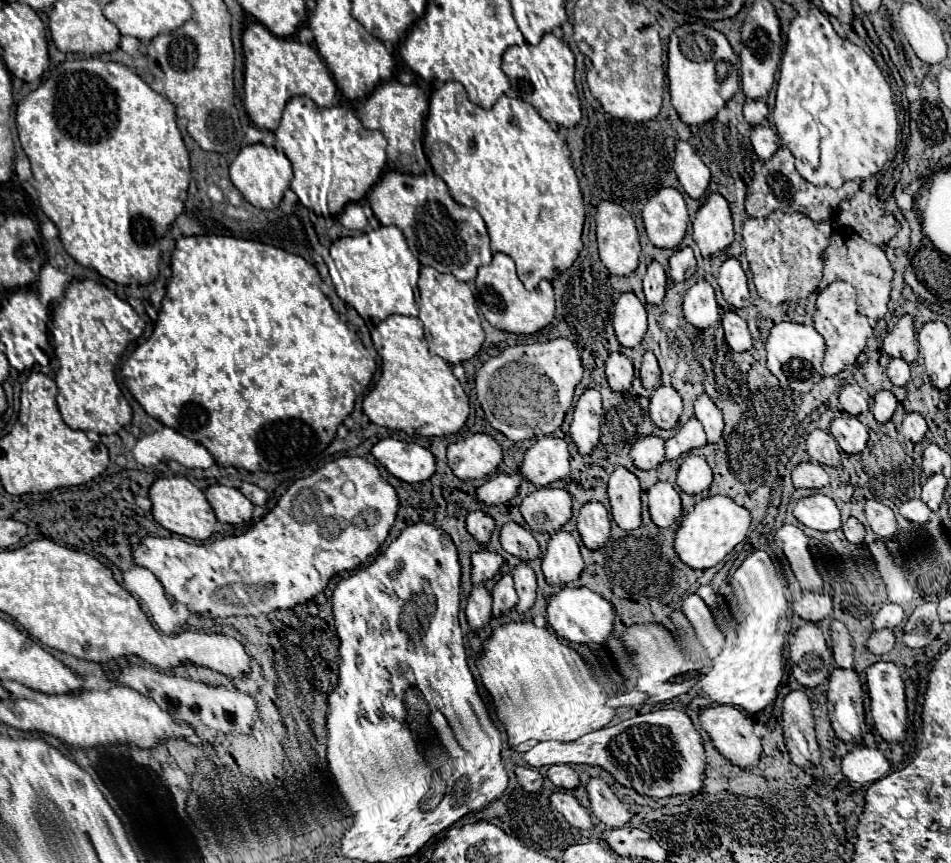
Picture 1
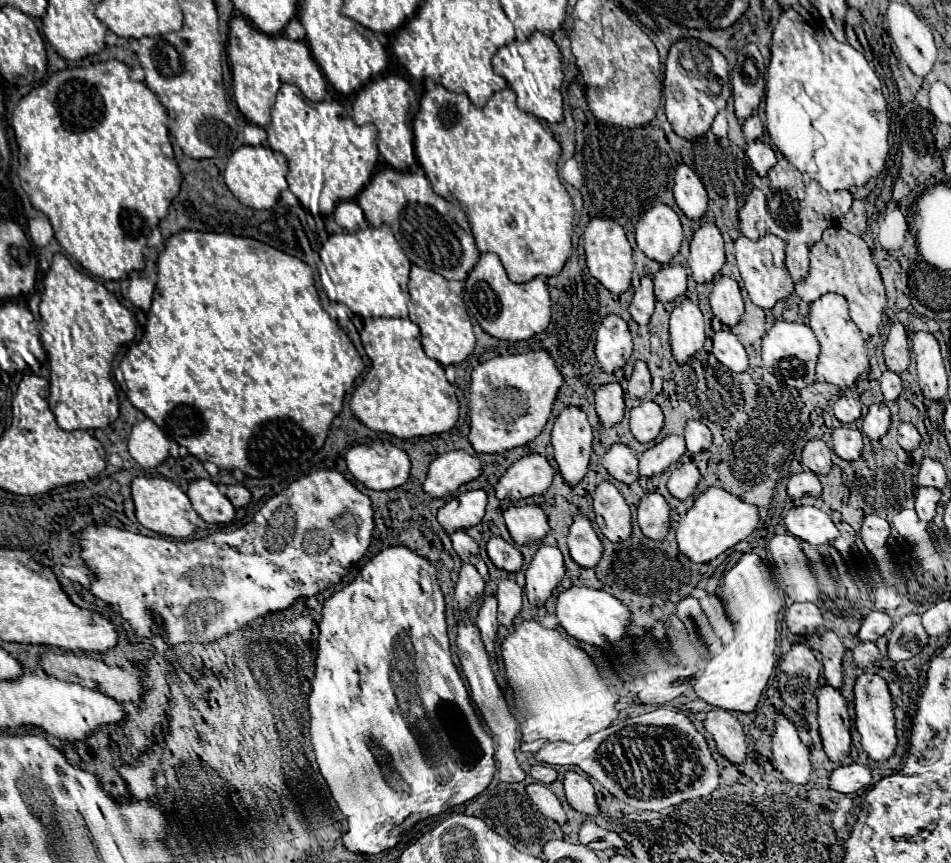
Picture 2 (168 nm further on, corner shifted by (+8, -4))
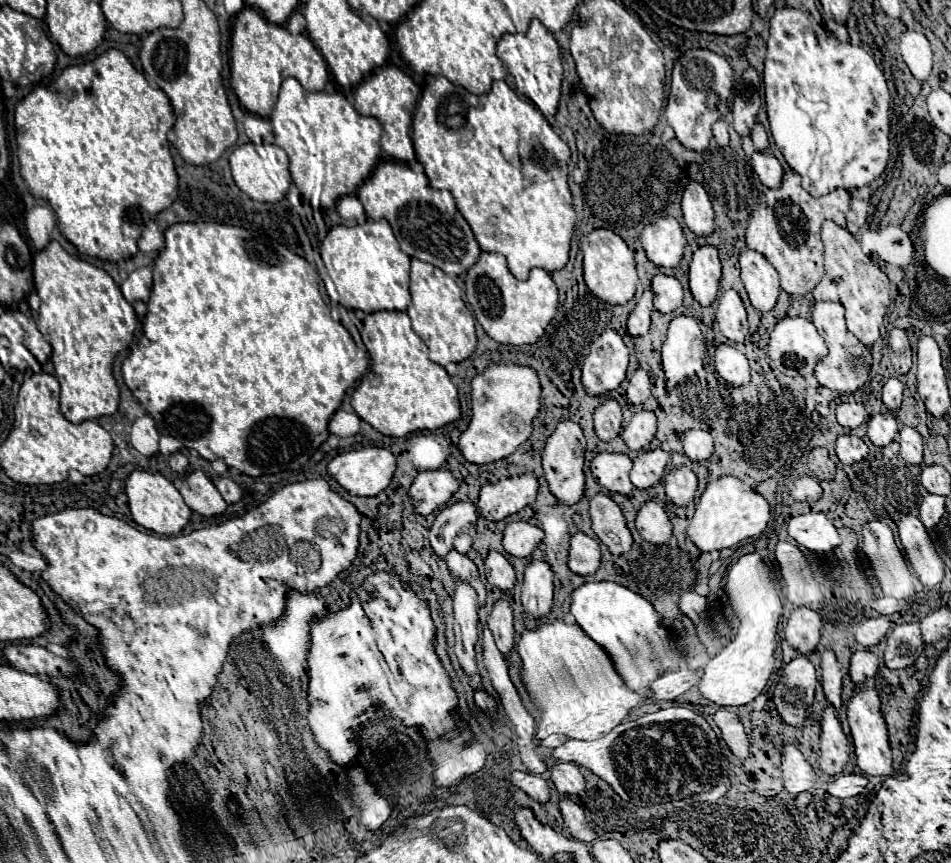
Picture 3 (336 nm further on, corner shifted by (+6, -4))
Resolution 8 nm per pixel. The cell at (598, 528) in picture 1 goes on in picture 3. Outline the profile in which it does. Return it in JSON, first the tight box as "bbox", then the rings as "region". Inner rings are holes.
{"bbox":[567,532,599,576],"region":[[[577,532],[575,536],[571,536],[571,546],[569,546],[569,558],[567,558],[567,566],[571,572],[579,574],[579,576],[593,576],[599,568],[599,544],[597,540],[589,538],[583,532]]]}

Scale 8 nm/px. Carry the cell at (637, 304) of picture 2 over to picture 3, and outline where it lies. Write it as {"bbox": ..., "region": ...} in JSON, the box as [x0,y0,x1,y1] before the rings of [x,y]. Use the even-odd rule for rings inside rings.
{"bbox":[627,290,653,336],"region":[[[645,290],[629,316],[627,334],[629,336],[645,336],[649,330],[649,324],[651,324],[651,312],[653,312],[653,292]]]}

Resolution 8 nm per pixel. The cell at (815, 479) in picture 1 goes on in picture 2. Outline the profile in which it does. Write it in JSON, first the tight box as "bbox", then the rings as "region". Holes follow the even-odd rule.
{"bbox":[787,470,821,498],"region":[[[811,470],[793,474],[789,478],[789,482],[787,482],[787,494],[795,496],[795,498],[801,498],[805,494],[819,496],[821,494],[821,482],[819,482],[819,478]]]}

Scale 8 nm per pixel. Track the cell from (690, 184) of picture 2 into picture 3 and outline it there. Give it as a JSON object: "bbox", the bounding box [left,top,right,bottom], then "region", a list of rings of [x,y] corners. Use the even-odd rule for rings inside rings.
{"bbox":[681,184,715,236],"region":[[[689,184],[681,202],[683,218],[695,236],[709,236],[715,228],[713,206],[701,184]]]}

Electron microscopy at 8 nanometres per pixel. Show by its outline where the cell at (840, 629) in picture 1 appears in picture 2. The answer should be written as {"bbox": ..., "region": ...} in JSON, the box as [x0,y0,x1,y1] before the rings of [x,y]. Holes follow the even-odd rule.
{"bbox":[821,630,845,688],"region":[[[825,630],[821,636],[821,656],[823,656],[823,674],[827,678],[827,682],[833,688],[841,688],[843,682],[843,670],[841,670],[841,660],[845,654],[845,646],[841,642],[841,638],[831,632]]]}

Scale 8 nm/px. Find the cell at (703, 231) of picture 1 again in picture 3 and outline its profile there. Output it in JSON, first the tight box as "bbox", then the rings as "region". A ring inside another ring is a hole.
{"bbox":[689,246,721,306],"region":[[[713,246],[699,248],[689,264],[689,288],[693,298],[701,306],[709,306],[719,290],[721,262],[719,252]]]}

